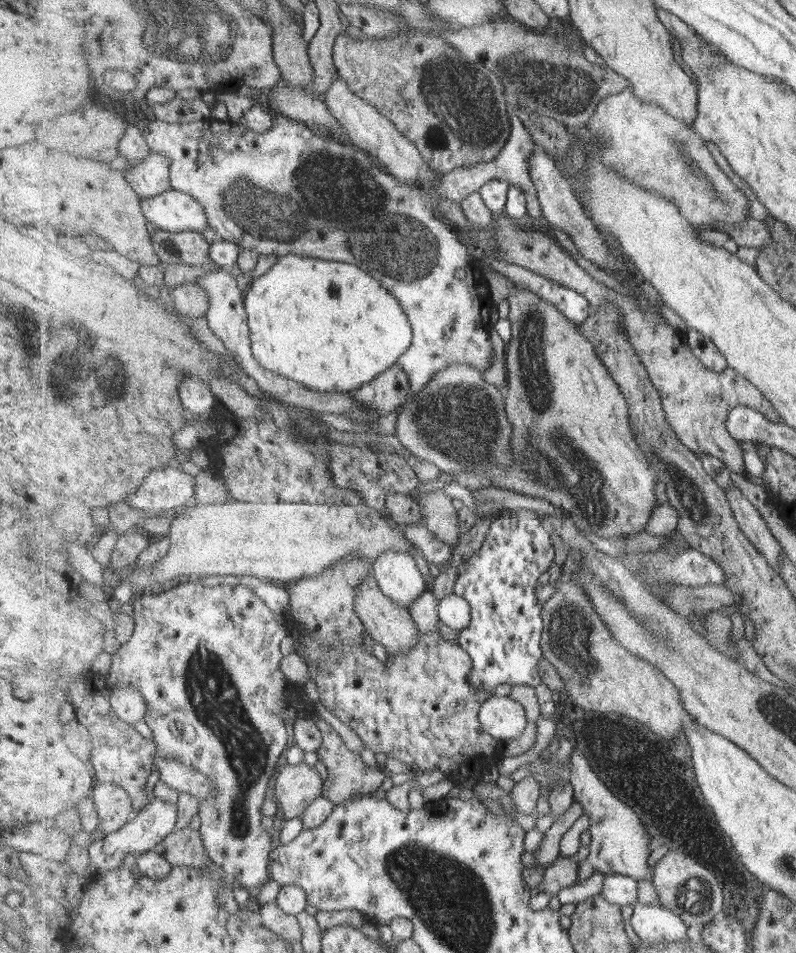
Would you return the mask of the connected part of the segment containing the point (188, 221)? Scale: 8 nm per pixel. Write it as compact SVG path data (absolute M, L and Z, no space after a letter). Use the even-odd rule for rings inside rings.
M172 188L151 198L144 197L142 211L149 222L167 232L202 233L211 228L202 204L186 192Z

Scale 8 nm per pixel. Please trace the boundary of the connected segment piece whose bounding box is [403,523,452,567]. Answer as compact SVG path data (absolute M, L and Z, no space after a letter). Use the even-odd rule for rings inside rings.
M408 523L403 526L404 534L422 552L427 562L441 566L449 560L452 546L443 543L423 523Z

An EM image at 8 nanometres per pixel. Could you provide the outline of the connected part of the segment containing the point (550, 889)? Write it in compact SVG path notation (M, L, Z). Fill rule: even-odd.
M558 856L554 862L546 867L543 880L539 883L539 892L551 898L558 897L558 893L575 884L579 876L579 864L572 857Z

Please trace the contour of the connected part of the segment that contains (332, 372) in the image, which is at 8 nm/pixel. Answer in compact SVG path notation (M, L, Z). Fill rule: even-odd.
M291 253L289 256L281 256L277 258L277 262L265 274L251 280L244 299L249 315L249 326L251 327L252 351L258 363L273 373L285 376L291 382L296 381L301 382L301 385L305 384L305 387L311 391L321 393L338 391L342 394L357 391L366 383L378 378L390 367L395 366L398 360L407 354L414 340L414 329L399 299L388 288L385 288L379 279L356 264L323 260L319 257L299 256L295 253Z

